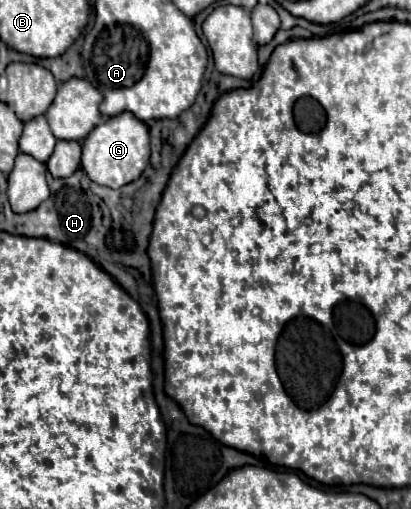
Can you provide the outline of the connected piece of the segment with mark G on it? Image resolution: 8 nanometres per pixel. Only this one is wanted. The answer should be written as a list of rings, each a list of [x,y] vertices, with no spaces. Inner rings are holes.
[[[123,111],[97,125],[83,141],[81,169],[99,185],[119,189],[143,173],[149,163],[149,129],[133,113]]]

